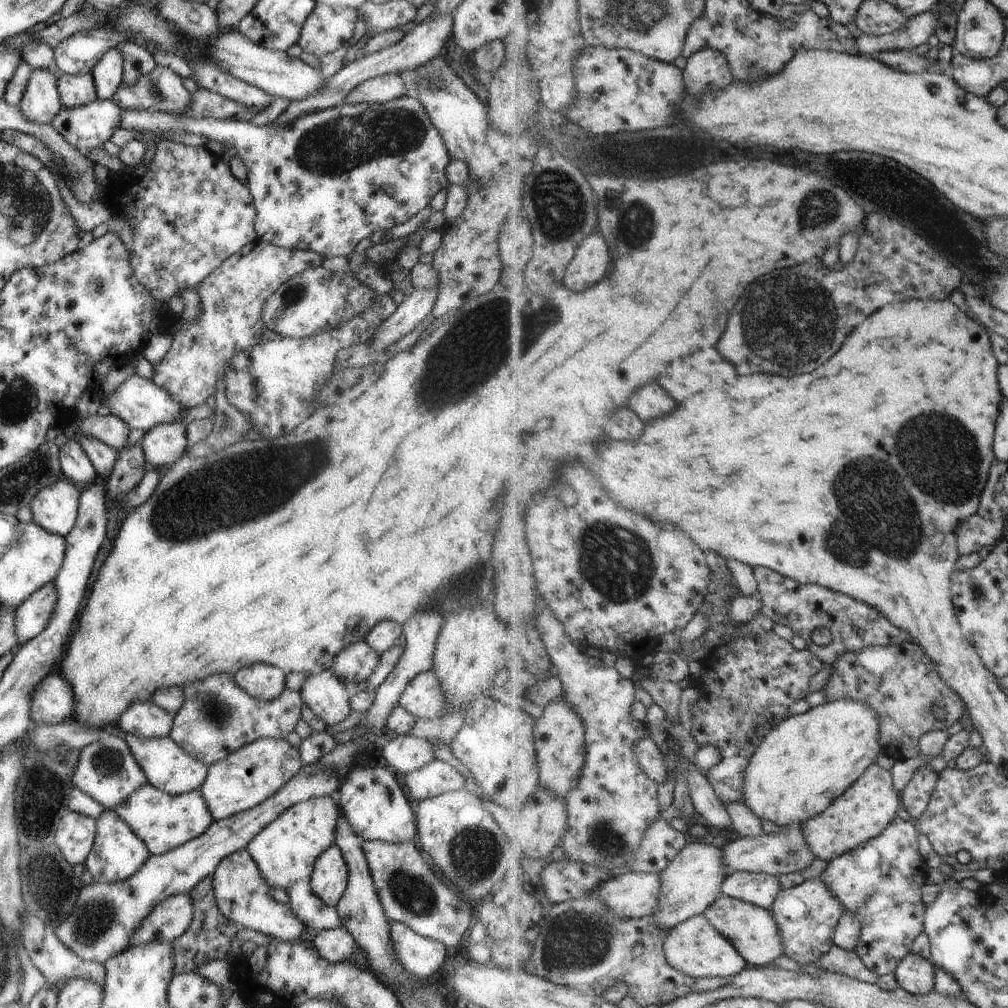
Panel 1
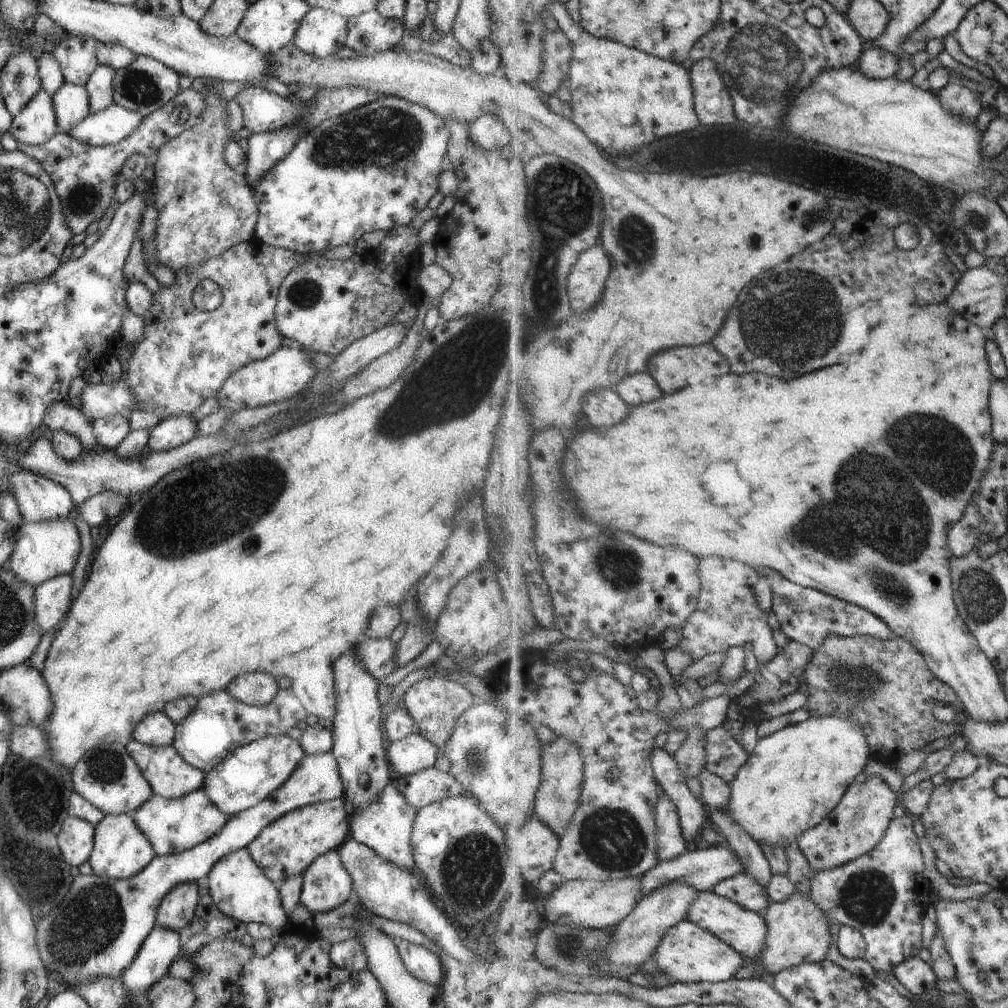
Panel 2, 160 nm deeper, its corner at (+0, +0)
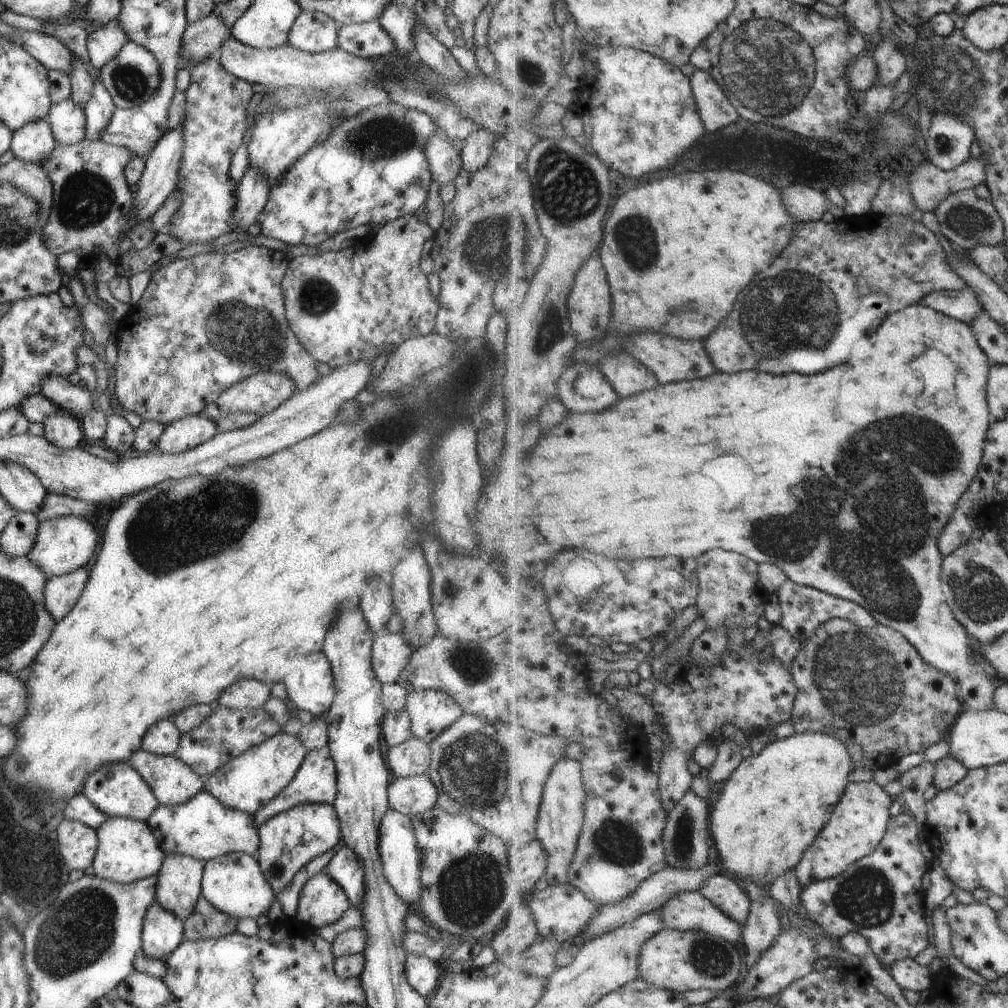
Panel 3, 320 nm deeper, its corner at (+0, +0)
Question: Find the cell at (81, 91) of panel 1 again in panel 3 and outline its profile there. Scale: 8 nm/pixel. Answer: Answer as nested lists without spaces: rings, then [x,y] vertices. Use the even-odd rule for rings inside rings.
[[[70,98],[52,104],[45,120],[59,145],[72,145],[84,138],[84,112]]]

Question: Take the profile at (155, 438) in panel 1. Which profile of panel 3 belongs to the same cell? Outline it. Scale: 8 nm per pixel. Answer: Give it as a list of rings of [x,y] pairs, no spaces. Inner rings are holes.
[[[202,414],[186,416],[164,426],[157,439],[156,450],[176,455],[196,447],[217,433],[216,424]]]

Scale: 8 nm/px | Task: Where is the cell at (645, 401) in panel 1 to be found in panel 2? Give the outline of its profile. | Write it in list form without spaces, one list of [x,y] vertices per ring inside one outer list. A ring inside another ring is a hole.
[[[639,372],[639,374],[627,376],[625,380],[621,380],[621,384],[617,384],[615,391],[625,399],[625,402],[633,404],[633,406],[637,406],[641,402],[659,400],[663,396],[663,390],[659,388],[657,380],[649,372]]]

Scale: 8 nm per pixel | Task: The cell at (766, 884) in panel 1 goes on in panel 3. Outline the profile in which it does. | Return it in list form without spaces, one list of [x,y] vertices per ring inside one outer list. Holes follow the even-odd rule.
[[[727,872],[713,875],[700,888],[701,894],[743,927],[748,923],[752,902],[745,889]]]

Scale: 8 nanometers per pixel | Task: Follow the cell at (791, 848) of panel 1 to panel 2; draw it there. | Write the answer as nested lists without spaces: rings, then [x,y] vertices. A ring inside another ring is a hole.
[[[707,847],[706,849],[691,850],[677,857],[674,861],[661,861],[657,867],[647,872],[641,877],[641,881],[638,882],[638,898],[639,903],[652,895],[658,889],[667,887],[668,885],[675,883],[685,883],[690,885],[698,891],[711,891],[716,884],[719,884],[722,880],[737,876],[744,872],[744,864],[737,856],[737,853],[731,848],[719,847]]]

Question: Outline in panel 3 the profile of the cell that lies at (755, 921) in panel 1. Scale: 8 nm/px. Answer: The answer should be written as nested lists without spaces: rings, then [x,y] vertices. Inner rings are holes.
[[[701,891],[672,896],[658,910],[665,929],[711,933],[732,943],[743,940],[743,926],[705,898]]]

